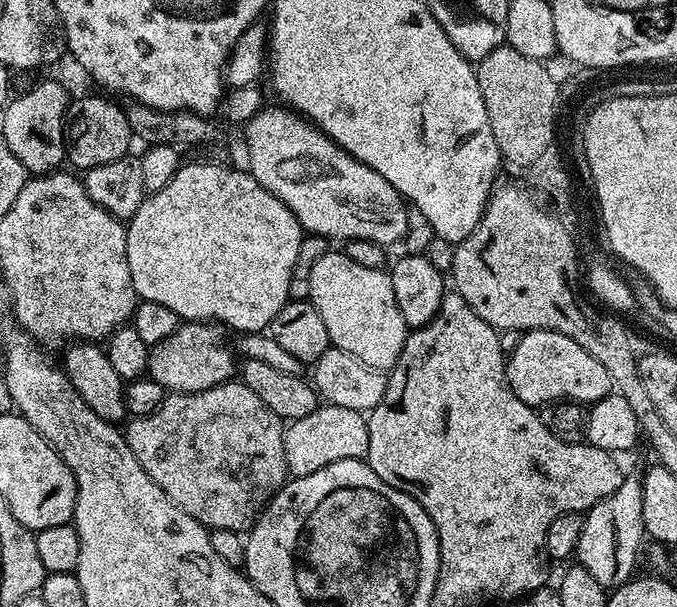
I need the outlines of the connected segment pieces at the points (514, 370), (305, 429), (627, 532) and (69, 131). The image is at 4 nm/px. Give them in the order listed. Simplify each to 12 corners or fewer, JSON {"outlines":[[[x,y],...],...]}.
{"outlines":[[[523,333],[506,360],[522,402],[591,406],[610,374],[574,338]],[[321,403],[284,429],[293,477],[368,455],[365,413]],[[643,483],[583,513],[575,559],[605,590],[633,579]],[[80,96],[64,114],[64,155],[73,169],[129,155],[124,108]]]}

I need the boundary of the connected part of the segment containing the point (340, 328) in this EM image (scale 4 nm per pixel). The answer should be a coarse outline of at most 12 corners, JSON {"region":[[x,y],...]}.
{"region":[[330,250],[308,300],[331,347],[390,370],[410,331],[384,268]]}

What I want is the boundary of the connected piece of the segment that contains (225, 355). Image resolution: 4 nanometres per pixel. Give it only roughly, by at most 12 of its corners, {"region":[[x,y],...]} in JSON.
{"region":[[215,322],[181,323],[151,345],[147,375],[201,392],[238,372]]}

